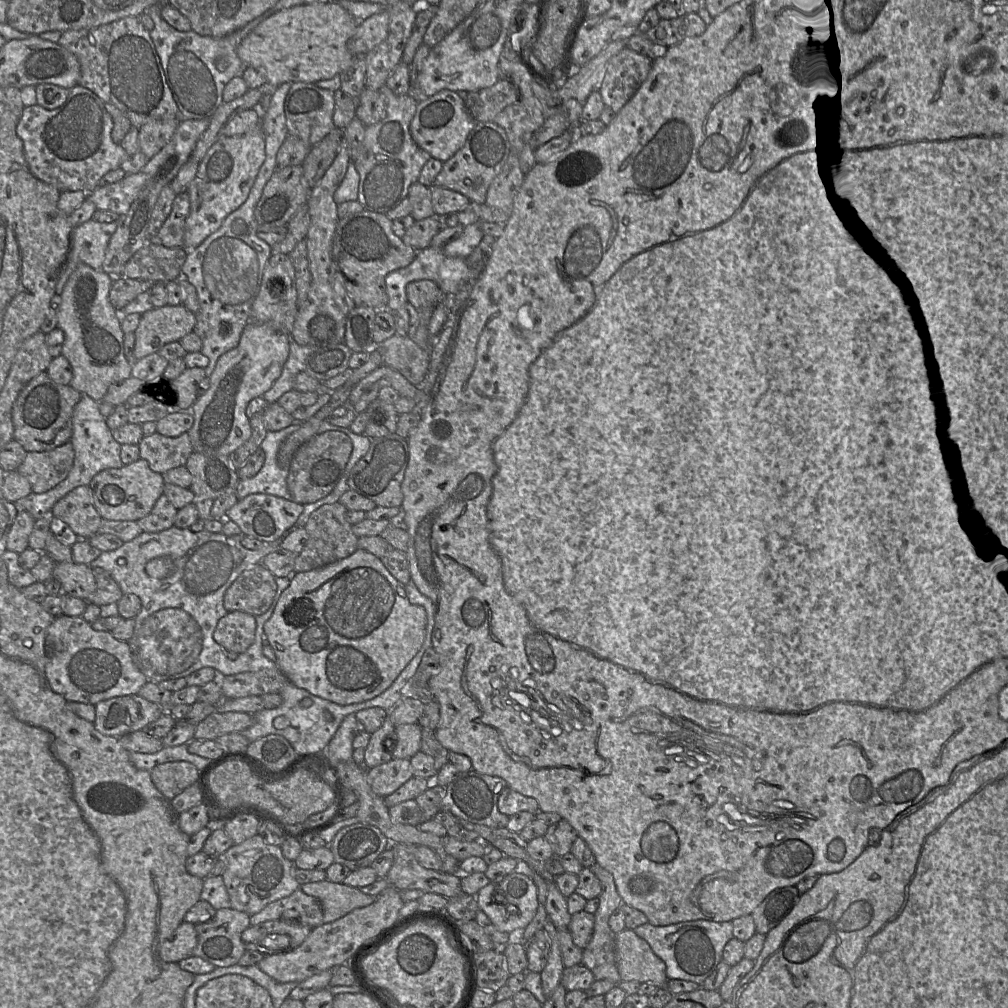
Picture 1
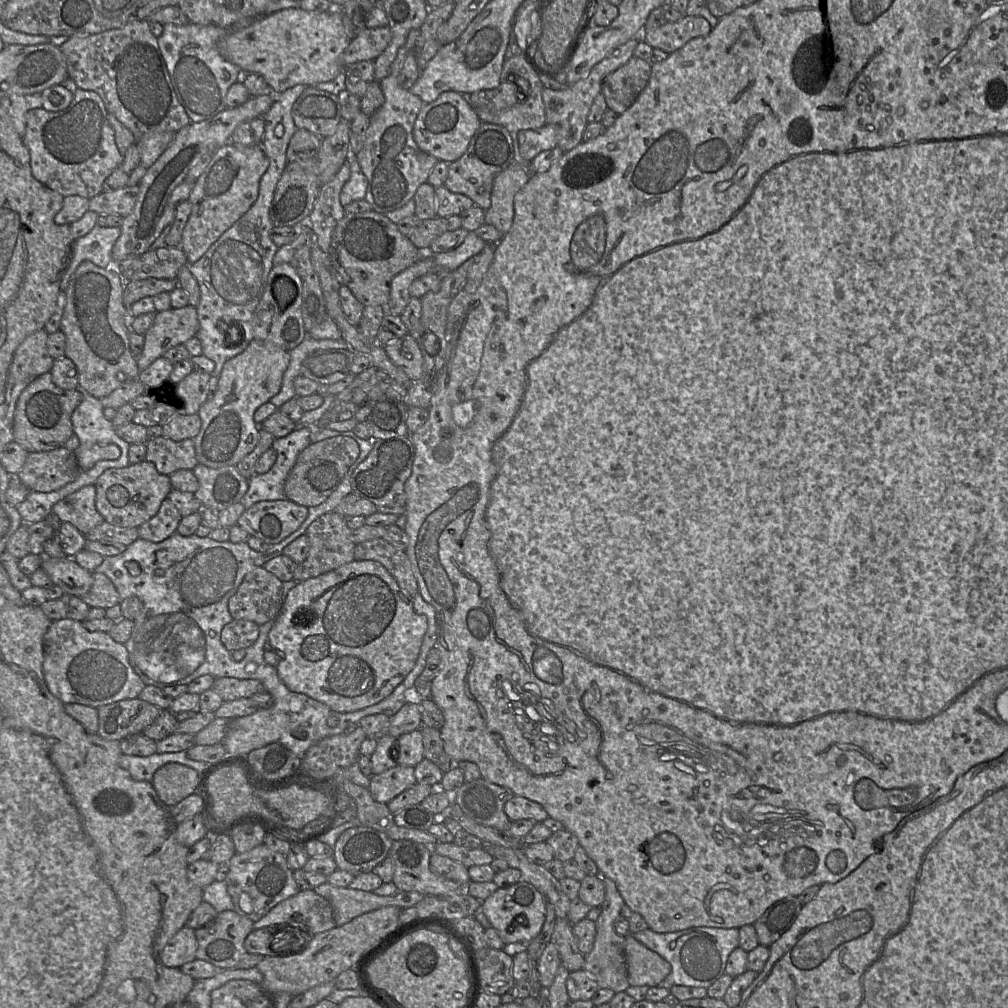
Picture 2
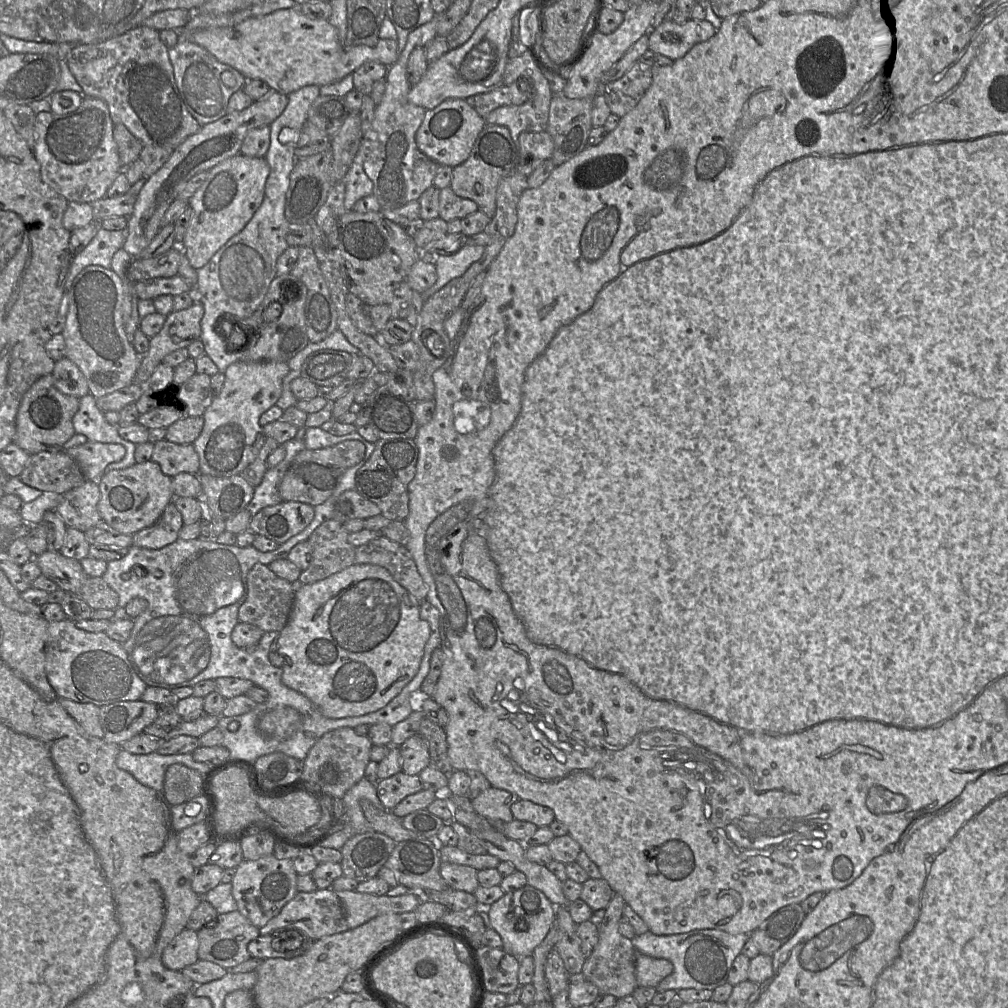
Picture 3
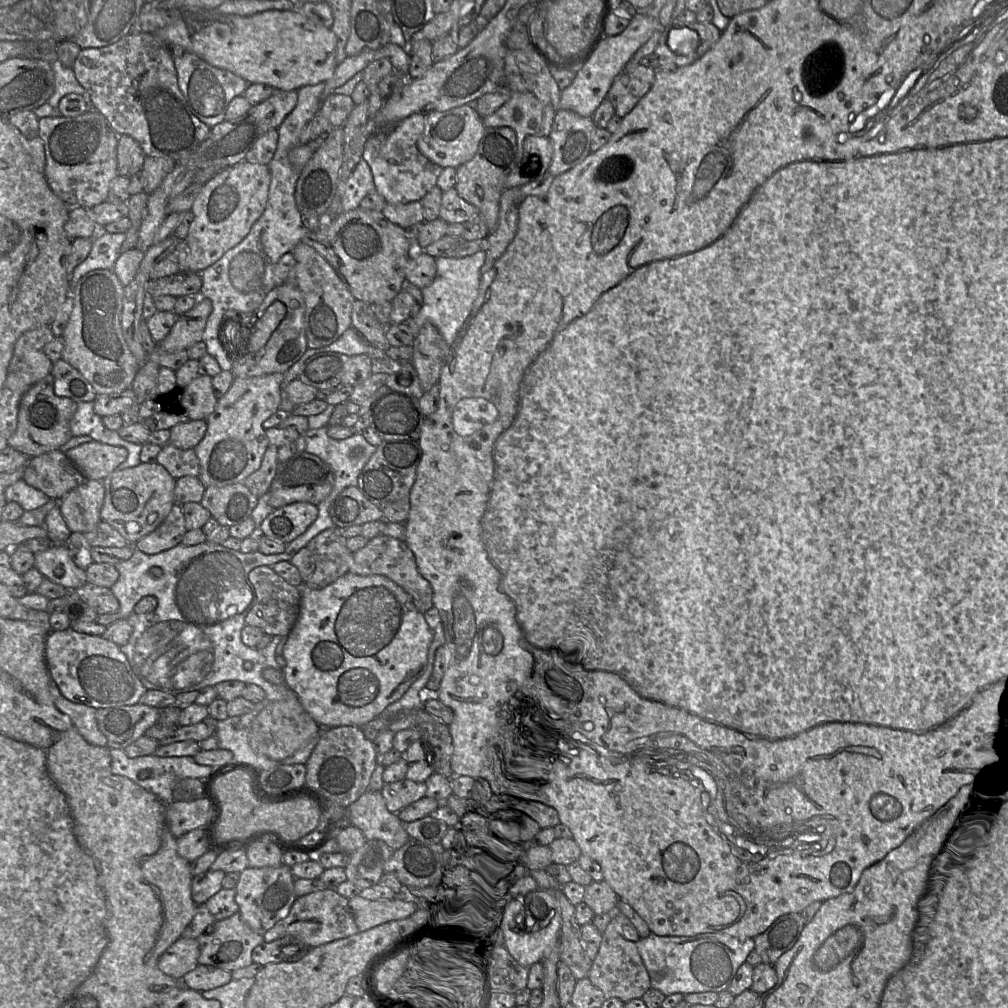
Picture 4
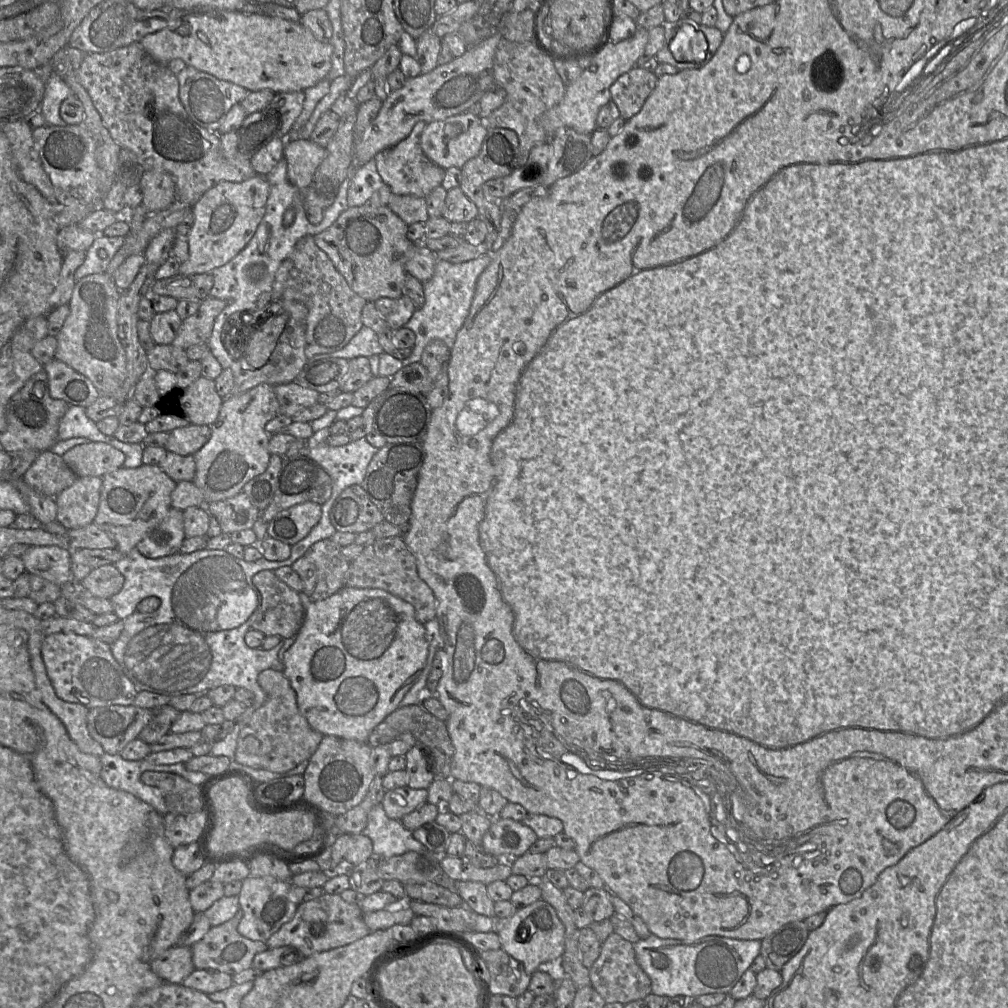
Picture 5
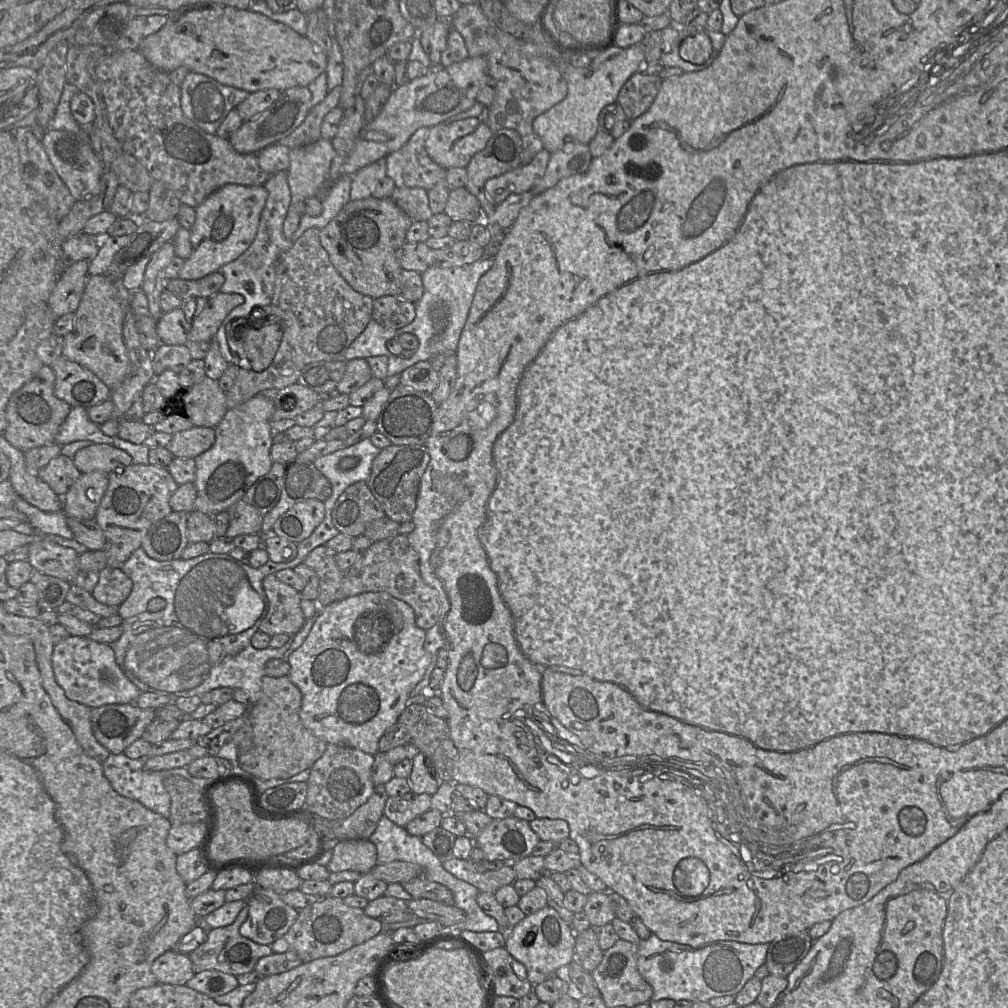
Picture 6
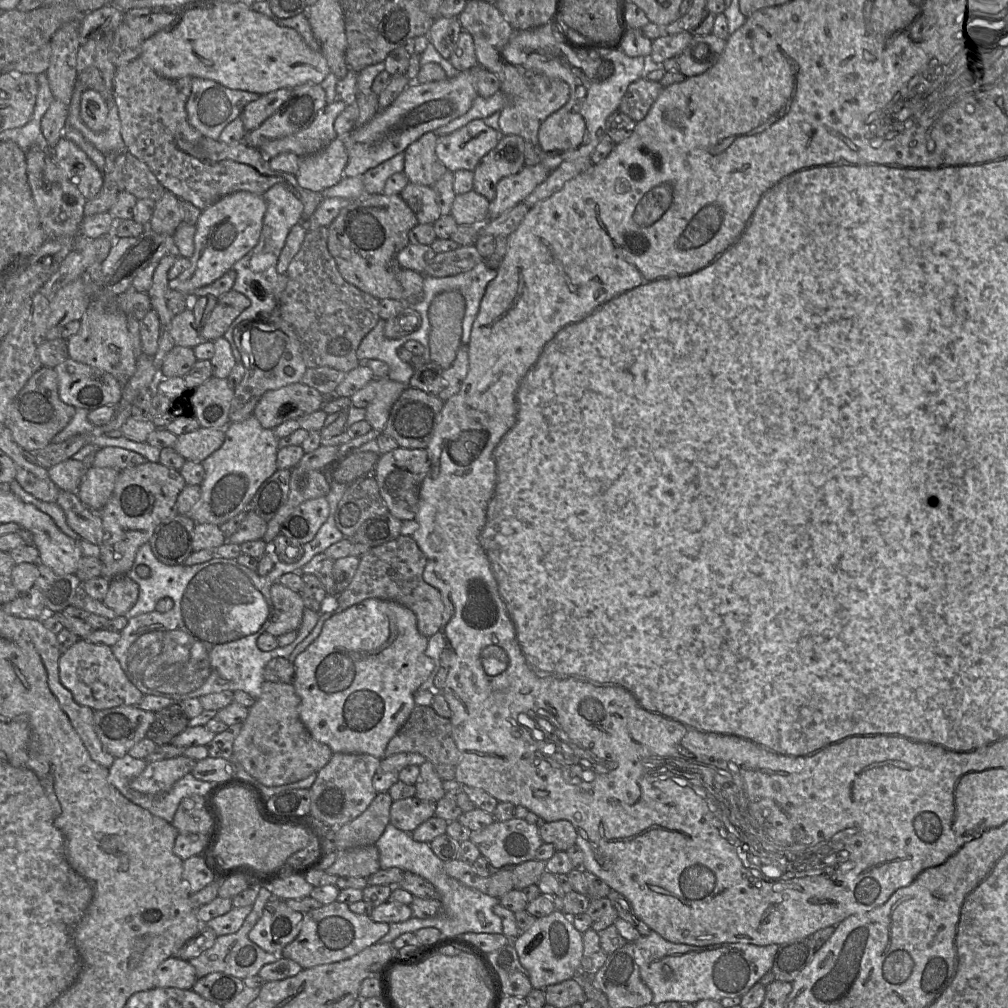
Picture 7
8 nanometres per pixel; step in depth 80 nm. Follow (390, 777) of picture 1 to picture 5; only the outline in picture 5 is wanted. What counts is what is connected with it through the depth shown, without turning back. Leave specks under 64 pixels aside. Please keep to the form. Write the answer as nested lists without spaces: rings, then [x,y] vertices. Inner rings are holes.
[[[399,787],[385,792],[382,805],[386,815],[395,820],[411,813],[427,802],[428,790]]]

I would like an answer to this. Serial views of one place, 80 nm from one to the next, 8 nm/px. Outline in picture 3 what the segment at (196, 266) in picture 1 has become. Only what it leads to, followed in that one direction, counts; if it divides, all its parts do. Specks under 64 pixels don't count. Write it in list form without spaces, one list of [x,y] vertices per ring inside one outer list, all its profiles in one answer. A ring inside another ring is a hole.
[[[308,85],[308,86],[304,86],[290,94],[288,94],[288,104],[285,108],[285,110],[283,111],[283,113],[277,118],[275,119],[271,124],[270,124],[270,146],[269,149],[267,151],[267,154],[265,156],[265,159],[267,160],[269,166],[270,166],[270,173],[269,176],[266,180],[266,184],[265,184],[265,192],[264,192],[264,198],[262,201],[261,206],[259,207],[259,209],[255,212],[255,214],[253,215],[253,217],[251,218],[251,220],[247,223],[247,225],[243,228],[243,230],[241,232],[239,232],[238,234],[236,234],[235,236],[233,236],[230,240],[228,240],[228,242],[226,244],[224,244],[215,254],[214,256],[211,258],[211,260],[202,268],[197,270],[197,284],[195,287],[195,290],[193,291],[195,297],[197,298],[198,301],[200,301],[203,304],[204,307],[204,315],[203,318],[201,320],[201,334],[200,334],[200,340],[203,342],[204,345],[204,349],[205,349],[205,354],[208,355],[213,362],[216,364],[216,366],[218,367],[218,370],[220,373],[225,373],[227,367],[229,365],[231,365],[234,362],[238,362],[241,361],[241,359],[239,358],[241,356],[241,353],[244,352],[245,350],[247,350],[247,347],[245,347],[247,345],[246,343],[246,337],[245,339],[241,341],[239,341],[239,330],[238,328],[233,325],[234,323],[238,322],[246,322],[247,319],[249,319],[253,313],[257,310],[257,308],[259,307],[259,305],[262,303],[268,289],[269,286],[272,282],[272,280],[274,279],[274,277],[276,276],[276,262],[278,257],[289,247],[287,241],[286,241],[286,235],[288,234],[288,232],[290,231],[290,226],[292,224],[290,224],[286,217],[285,217],[285,198],[286,198],[286,193],[289,187],[289,183],[290,183],[290,174],[295,166],[295,163],[298,159],[295,156],[295,148],[297,146],[297,142],[299,140],[301,131],[304,127],[304,125],[307,122],[307,113],[309,110],[310,105],[312,104],[312,102],[319,96],[320,94],[320,86],[317,85]],[[283,128],[290,128],[293,132],[298,132],[298,140],[296,142],[288,142],[288,143],[282,143],[279,140],[279,134],[281,132],[281,130]],[[233,328],[235,329],[235,335],[234,335],[234,340],[232,342],[232,346],[229,345],[229,340],[227,340],[229,338],[230,333],[232,333],[231,331],[233,331]]]

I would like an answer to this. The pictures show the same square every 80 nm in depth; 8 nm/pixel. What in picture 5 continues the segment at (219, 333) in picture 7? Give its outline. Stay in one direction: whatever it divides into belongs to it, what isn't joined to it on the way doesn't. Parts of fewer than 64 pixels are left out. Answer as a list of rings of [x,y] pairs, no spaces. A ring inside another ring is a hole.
[[[207,297],[202,300],[198,311],[182,320],[172,345],[187,349],[200,343],[207,344],[213,331],[215,319],[226,305],[226,301],[218,298]]]

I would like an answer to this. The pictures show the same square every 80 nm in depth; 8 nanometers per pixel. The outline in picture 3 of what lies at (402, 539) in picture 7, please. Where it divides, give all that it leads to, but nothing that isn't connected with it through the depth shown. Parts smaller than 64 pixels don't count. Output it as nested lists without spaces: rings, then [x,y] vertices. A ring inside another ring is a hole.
[[[384,535],[355,549],[354,564],[373,564],[385,568],[417,601],[427,601],[428,588],[420,576],[410,551]]]

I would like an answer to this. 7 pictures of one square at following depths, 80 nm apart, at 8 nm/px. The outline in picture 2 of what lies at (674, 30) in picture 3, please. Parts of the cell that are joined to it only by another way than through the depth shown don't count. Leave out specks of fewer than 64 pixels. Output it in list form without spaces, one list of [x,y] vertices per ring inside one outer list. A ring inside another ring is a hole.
[[[684,16],[679,21],[667,22],[656,29],[643,30],[641,39],[652,48],[670,54],[691,39],[708,35],[711,29],[709,22],[701,16]]]

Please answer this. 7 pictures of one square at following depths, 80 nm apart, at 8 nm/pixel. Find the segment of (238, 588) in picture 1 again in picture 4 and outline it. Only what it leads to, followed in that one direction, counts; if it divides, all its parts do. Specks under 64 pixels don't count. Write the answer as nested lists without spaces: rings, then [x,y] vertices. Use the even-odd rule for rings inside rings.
[[[259,566],[251,570],[249,580],[254,587],[254,600],[246,611],[246,625],[258,627],[270,636],[288,637],[300,613],[300,588],[286,582],[269,566]]]

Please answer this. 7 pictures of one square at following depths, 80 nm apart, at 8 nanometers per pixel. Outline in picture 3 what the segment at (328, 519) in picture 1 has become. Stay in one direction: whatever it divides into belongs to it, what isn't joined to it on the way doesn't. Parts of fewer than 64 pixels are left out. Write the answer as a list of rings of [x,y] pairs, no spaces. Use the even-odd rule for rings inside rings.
[[[330,519],[317,527],[307,540],[312,560],[299,576],[301,585],[313,584],[338,573],[355,562],[355,547],[348,541],[343,524]]]

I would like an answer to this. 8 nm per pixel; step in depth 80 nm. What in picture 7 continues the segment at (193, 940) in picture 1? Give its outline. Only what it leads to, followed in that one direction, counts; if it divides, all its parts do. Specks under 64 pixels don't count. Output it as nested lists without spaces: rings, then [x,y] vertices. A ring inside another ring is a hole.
[[[171,956],[155,970],[154,986],[192,989],[197,979],[195,968],[188,961]]]

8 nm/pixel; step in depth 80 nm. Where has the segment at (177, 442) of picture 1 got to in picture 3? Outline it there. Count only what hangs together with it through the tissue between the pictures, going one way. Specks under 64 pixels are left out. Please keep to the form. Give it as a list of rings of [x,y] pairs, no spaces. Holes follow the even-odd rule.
[[[166,439],[157,441],[151,461],[158,463],[162,472],[170,477],[182,472],[200,473],[199,457],[193,444],[176,444]]]

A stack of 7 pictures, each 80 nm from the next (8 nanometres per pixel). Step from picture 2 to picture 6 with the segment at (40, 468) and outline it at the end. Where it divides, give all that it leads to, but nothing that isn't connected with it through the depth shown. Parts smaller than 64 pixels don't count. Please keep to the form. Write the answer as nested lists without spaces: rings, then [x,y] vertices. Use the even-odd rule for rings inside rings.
[[[60,454],[36,473],[50,488],[62,497],[73,483],[82,475],[73,460]]]

